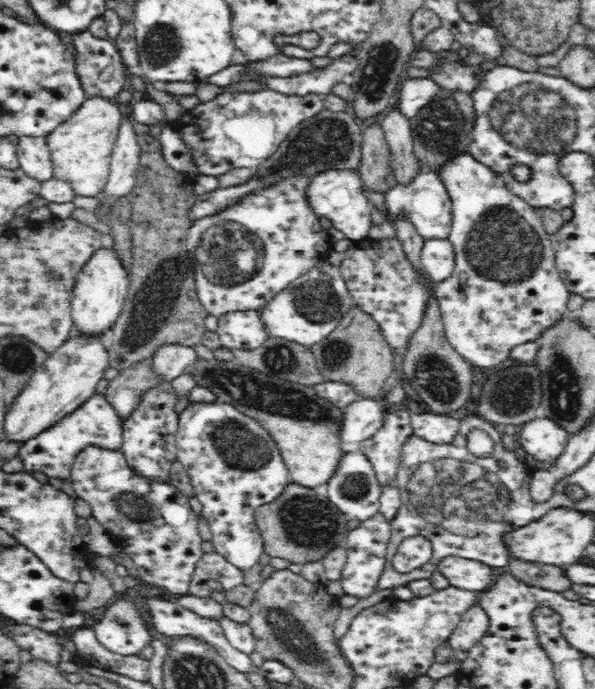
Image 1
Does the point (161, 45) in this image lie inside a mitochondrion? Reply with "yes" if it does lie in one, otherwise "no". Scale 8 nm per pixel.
yes

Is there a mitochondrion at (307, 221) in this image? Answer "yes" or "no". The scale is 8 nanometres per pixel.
no

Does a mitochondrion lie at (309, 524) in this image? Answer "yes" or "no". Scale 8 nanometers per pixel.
yes

